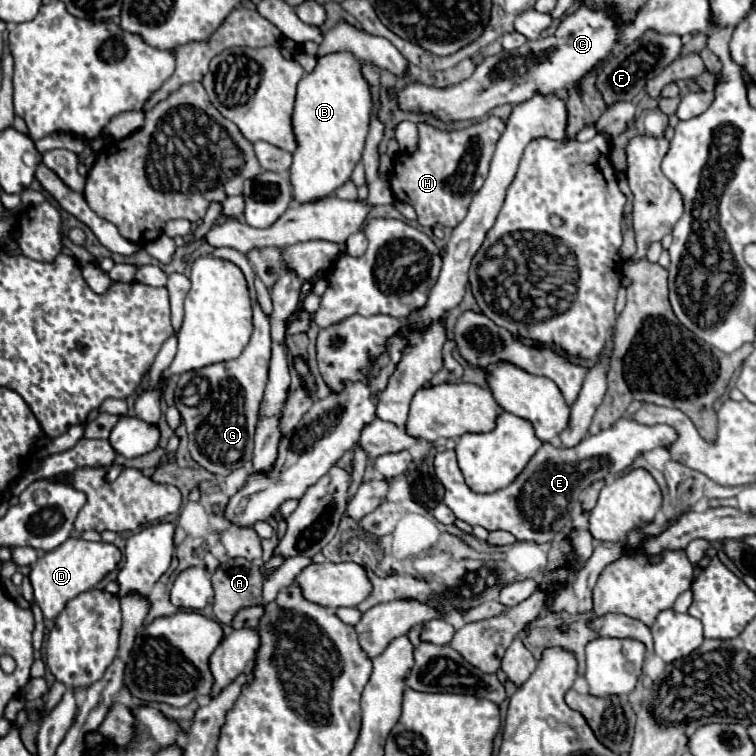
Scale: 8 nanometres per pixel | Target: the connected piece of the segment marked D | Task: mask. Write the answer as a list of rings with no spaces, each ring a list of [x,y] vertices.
[[[69,537],[69,541],[59,545],[53,553],[43,553],[37,559],[37,563],[31,565],[31,575],[29,575],[35,591],[35,601],[41,607],[43,615],[47,619],[55,619],[63,611],[67,601],[95,587],[107,573],[111,573],[117,567],[119,561],[121,561],[121,551],[113,543],[105,541],[93,543],[75,537]]]

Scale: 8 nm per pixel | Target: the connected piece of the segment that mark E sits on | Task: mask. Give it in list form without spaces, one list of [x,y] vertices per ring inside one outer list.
[[[623,417],[609,429],[603,429],[597,435],[587,435],[581,445],[573,449],[561,449],[553,447],[551,443],[543,443],[513,485],[489,495],[469,489],[453,451],[435,455],[435,473],[445,485],[445,505],[455,513],[457,519],[467,521],[471,527],[481,525],[487,531],[505,529],[521,541],[547,543],[553,541],[553,537],[561,537],[561,533],[571,527],[571,511],[577,507],[581,493],[593,481],[623,473],[633,465],[635,457],[647,451],[657,447],[669,449],[677,437],[677,431],[669,425],[643,425],[635,419]]]

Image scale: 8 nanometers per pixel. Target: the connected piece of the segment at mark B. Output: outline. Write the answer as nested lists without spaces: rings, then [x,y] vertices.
[[[331,53],[317,59],[313,73],[303,75],[297,85],[293,111],[293,133],[297,149],[289,169],[293,197],[299,203],[311,203],[331,197],[349,181],[357,161],[363,155],[365,137],[371,119],[371,93],[361,77],[359,61],[351,53]]]

